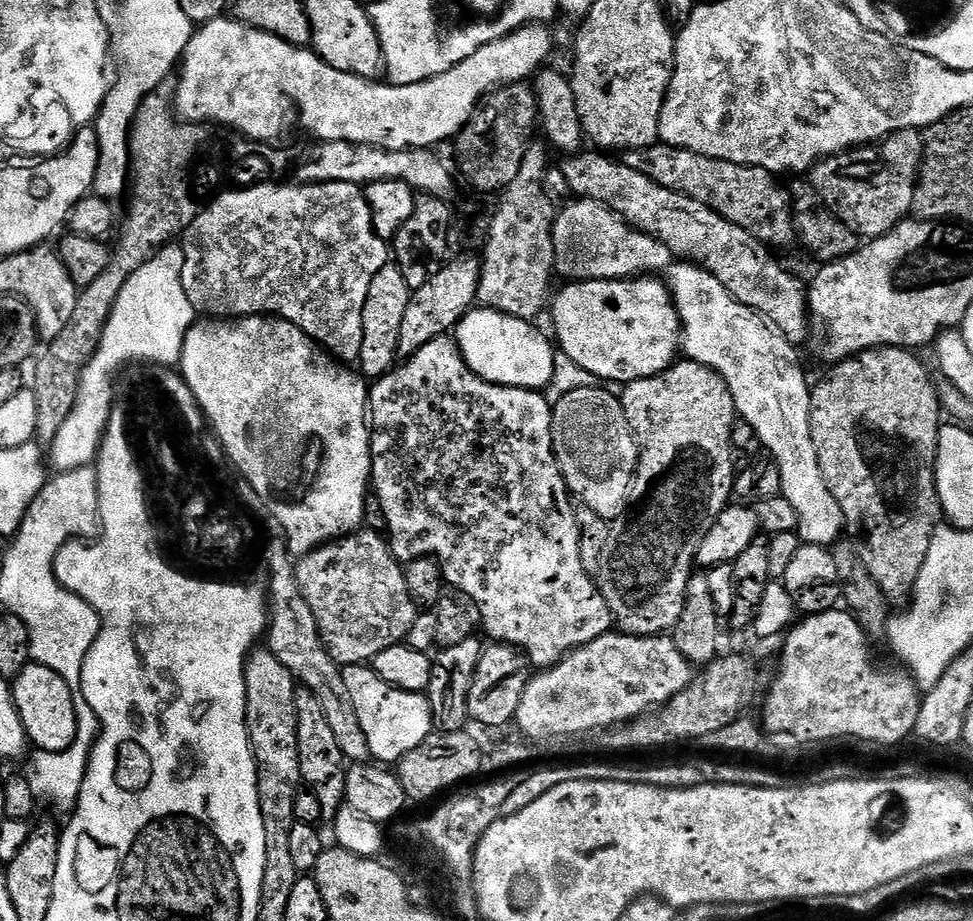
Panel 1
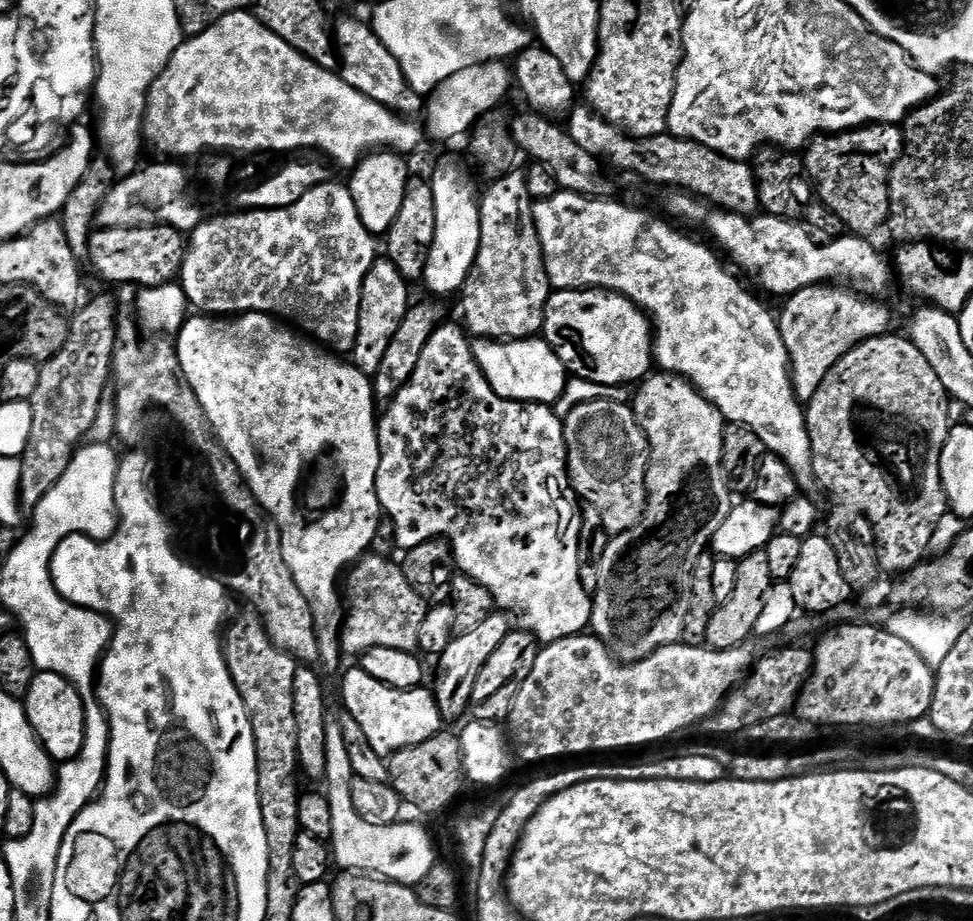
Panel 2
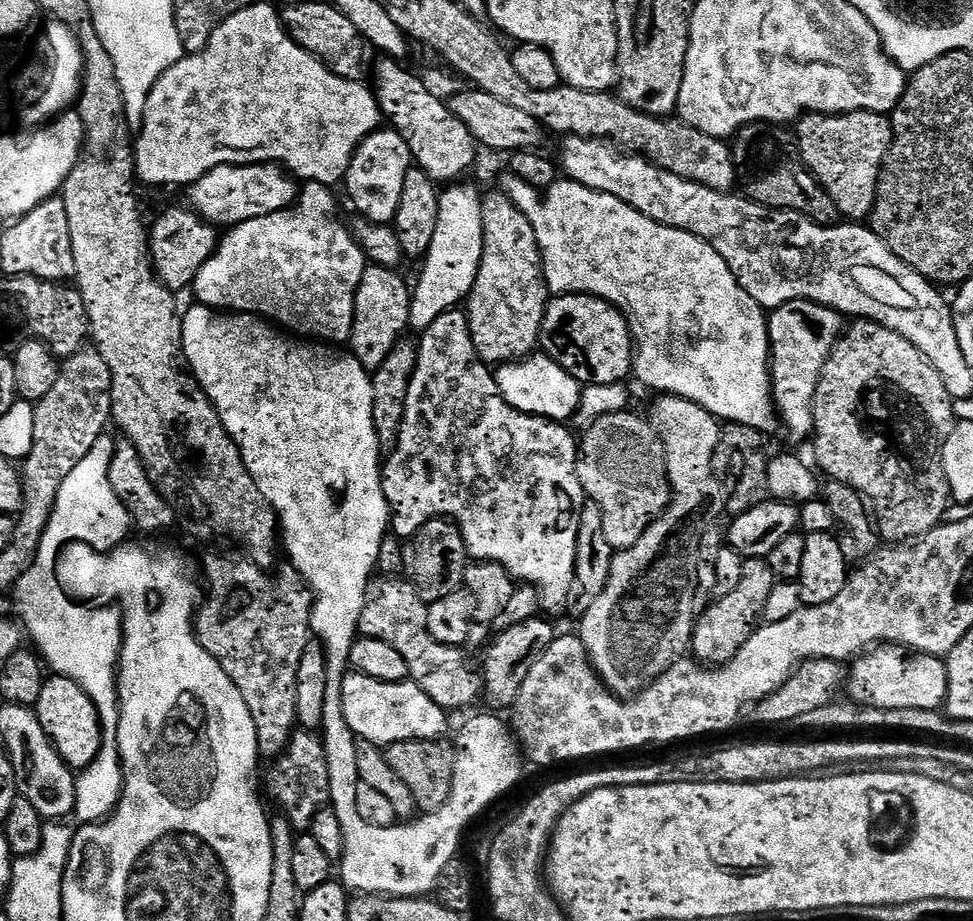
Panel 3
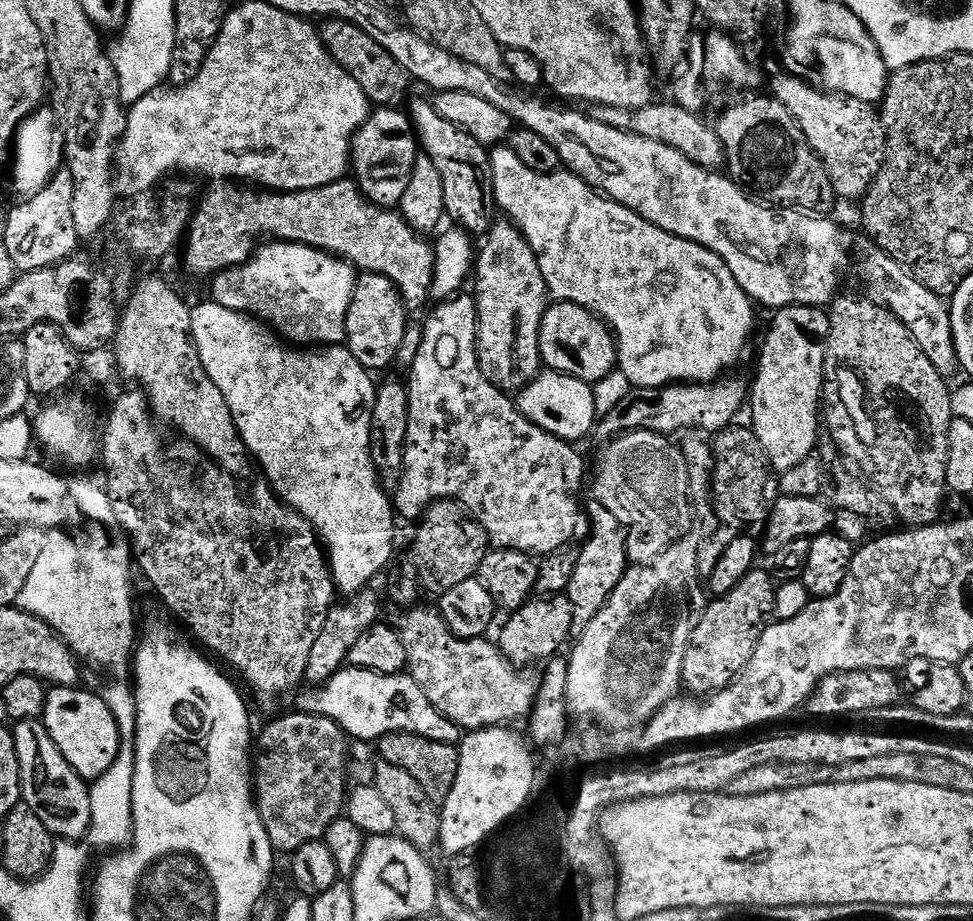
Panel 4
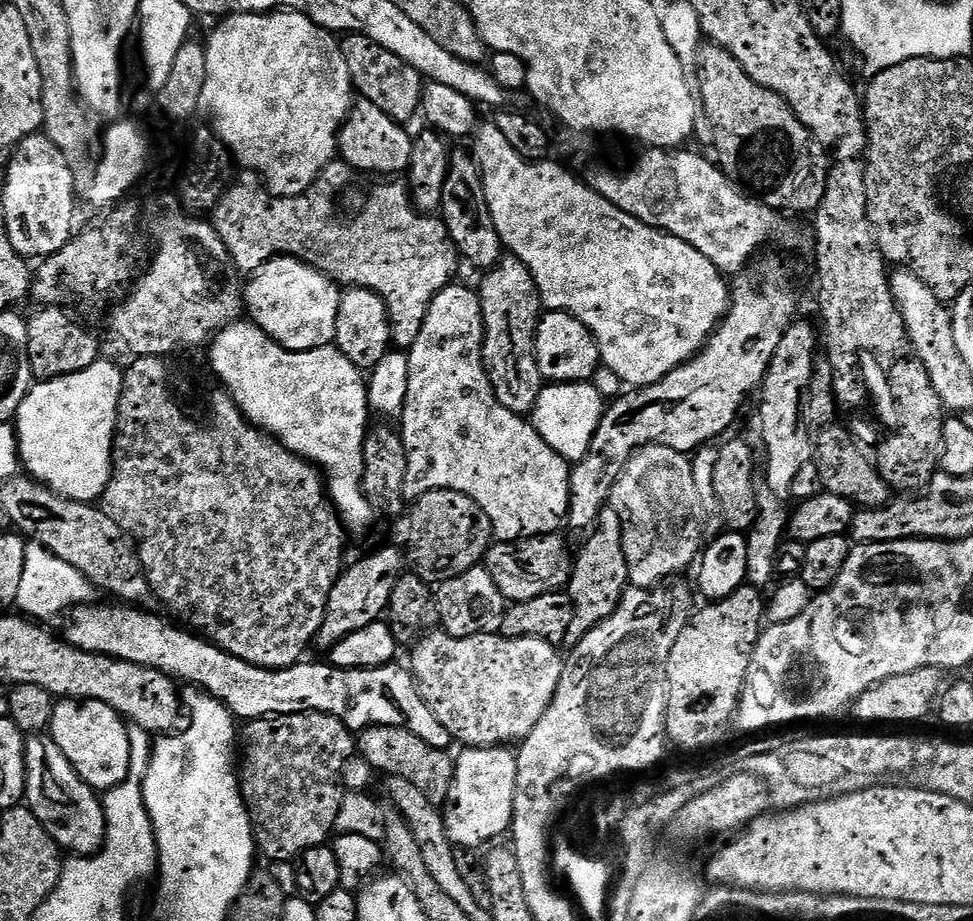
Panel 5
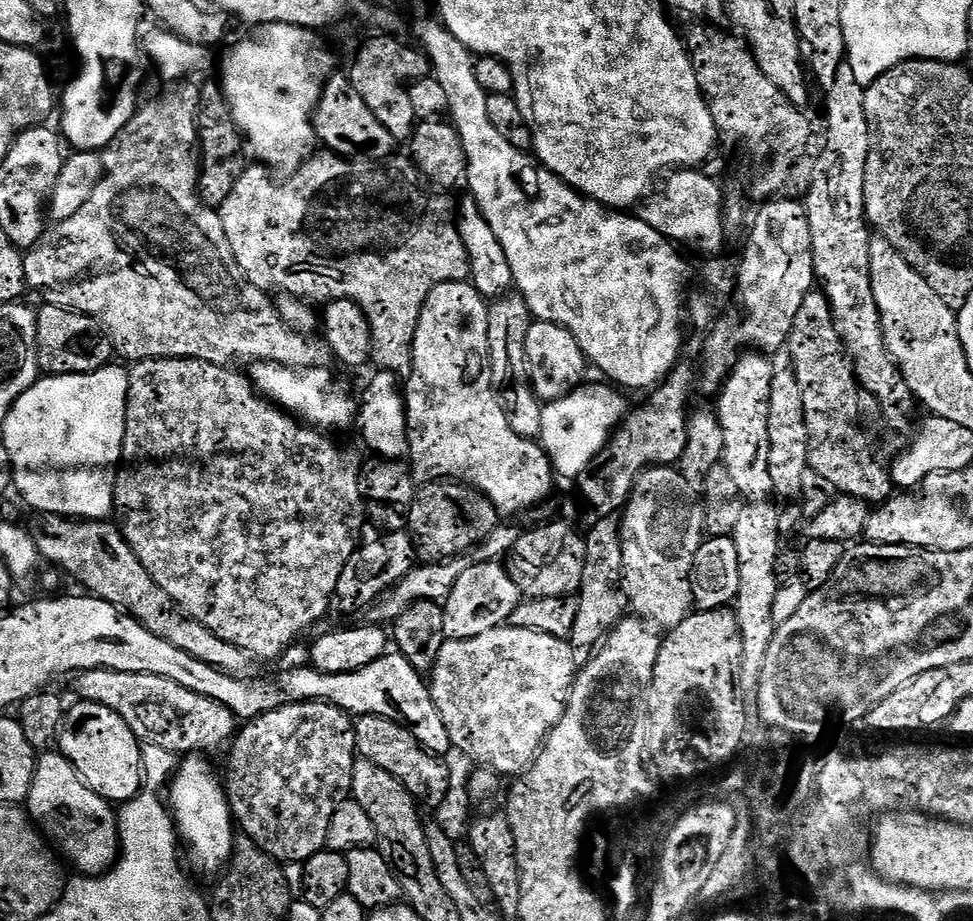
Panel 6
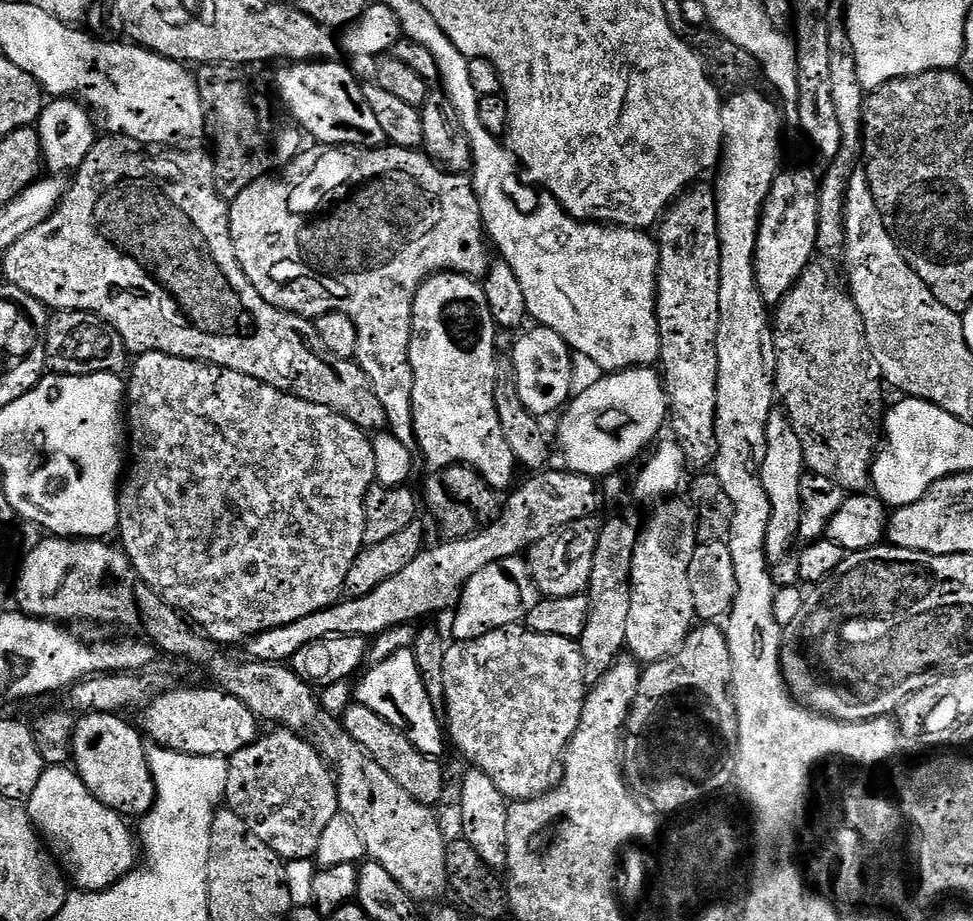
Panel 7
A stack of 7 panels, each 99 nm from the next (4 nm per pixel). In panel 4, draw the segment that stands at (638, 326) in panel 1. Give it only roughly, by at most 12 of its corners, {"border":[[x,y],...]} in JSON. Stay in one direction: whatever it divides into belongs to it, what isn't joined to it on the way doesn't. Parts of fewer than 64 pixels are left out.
{"border":[[549,303],[545,369],[595,386],[617,371],[616,338],[593,312]]}

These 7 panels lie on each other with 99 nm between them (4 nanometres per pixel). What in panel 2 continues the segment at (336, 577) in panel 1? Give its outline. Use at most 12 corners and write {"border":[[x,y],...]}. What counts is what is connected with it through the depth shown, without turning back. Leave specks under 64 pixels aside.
{"border":[[399,563],[347,569],[345,653],[416,652],[426,601]]}

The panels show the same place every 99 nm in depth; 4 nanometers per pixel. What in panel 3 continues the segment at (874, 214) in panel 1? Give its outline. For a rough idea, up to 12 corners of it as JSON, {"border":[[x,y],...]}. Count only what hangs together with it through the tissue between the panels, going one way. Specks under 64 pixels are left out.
{"border":[[879,112],[805,114],[801,162],[831,207],[867,221],[892,144]]}

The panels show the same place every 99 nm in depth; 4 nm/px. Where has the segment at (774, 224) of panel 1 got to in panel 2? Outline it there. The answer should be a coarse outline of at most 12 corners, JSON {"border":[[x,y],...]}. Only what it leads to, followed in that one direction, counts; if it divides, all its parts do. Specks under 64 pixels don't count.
{"border":[[587,106],[586,154],[725,212],[760,208],[751,163],[671,134],[638,138]]}

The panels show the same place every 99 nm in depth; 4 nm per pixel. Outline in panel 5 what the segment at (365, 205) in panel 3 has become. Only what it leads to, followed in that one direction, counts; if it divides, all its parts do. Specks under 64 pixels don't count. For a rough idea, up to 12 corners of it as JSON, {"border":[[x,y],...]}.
{"border":[[374,102],[353,103],[338,152],[357,172],[407,173],[413,137]]}

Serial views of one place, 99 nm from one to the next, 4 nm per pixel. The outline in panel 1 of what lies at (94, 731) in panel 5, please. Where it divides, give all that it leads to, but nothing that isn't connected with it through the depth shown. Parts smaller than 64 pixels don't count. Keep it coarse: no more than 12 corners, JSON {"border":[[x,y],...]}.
{"border":[[29,662],[11,681],[24,732],[40,752],[74,742],[70,686]]}

